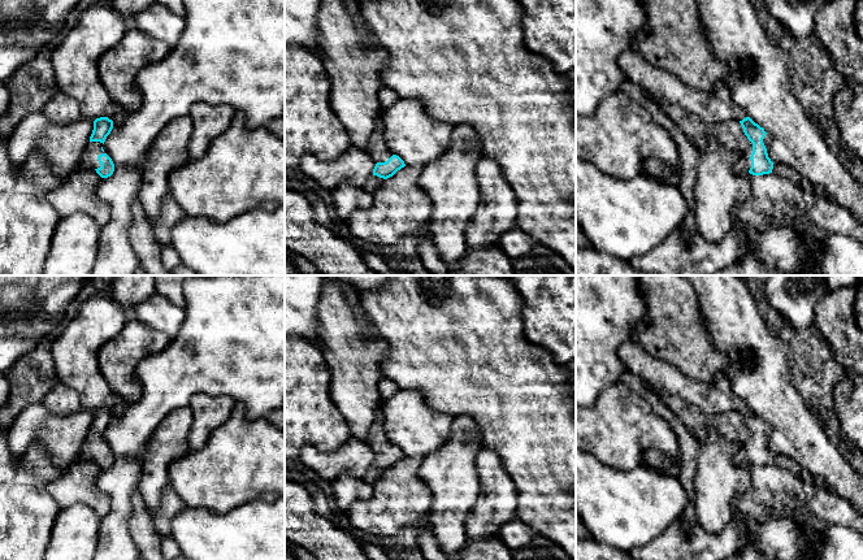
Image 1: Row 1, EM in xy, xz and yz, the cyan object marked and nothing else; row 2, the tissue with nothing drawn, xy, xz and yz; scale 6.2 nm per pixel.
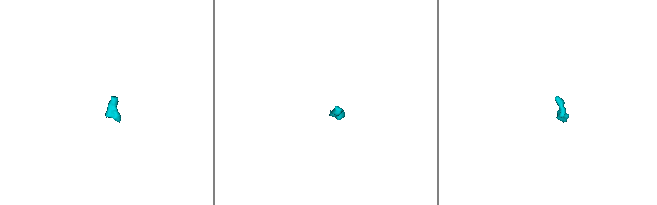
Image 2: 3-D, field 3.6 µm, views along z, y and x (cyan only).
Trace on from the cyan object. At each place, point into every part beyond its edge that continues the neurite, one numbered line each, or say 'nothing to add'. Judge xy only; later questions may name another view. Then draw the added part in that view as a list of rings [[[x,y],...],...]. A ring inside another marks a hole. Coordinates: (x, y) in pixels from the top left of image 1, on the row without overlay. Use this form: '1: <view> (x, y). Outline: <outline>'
1: xy (89, 451). Outline: [[[88,433],[83,447],[81,450],[81,457],[84,460],[97,460],[100,459],[100,453],[97,451],[97,447],[104,444],[101,442],[103,434],[100,433]]]

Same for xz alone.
1: xz (377, 439). Outline: [[[381,408],[376,409],[374,420],[368,431],[367,443],[376,455],[385,453],[393,447],[393,443],[385,431],[385,421]]]
2: xz (373, 473). Outline: [[[370,466],[365,474],[363,476],[363,479],[368,482],[369,485],[373,485],[377,479],[380,479],[383,476],[383,469],[380,469],[377,466]]]

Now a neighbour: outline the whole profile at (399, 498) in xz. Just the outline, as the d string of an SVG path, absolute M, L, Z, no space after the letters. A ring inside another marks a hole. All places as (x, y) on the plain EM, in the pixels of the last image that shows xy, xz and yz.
M404 457L383 472L373 495L348 509L354 529L377 535L395 535L429 513L432 495L420 477L420 457Z

